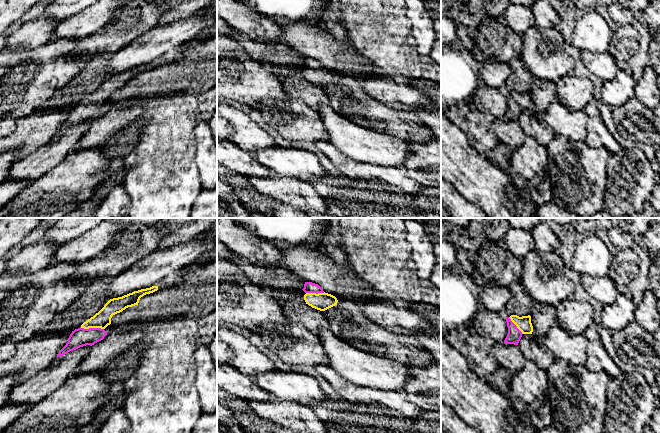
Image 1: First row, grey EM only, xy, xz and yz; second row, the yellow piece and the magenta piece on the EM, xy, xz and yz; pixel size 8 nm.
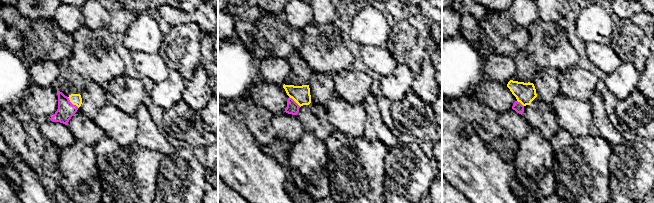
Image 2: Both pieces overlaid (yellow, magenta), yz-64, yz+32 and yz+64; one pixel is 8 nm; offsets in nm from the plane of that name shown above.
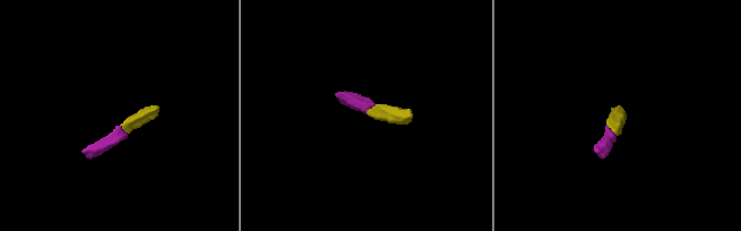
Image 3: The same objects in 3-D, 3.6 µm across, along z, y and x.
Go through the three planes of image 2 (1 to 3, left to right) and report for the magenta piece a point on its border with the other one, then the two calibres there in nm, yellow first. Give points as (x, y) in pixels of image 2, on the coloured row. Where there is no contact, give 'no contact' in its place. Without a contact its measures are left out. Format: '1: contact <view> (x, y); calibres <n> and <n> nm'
1: contact yz-64 (72, 103); calibres 90 and 140 nm
2: contact yz+32 (295, 101); calibres 140 and 100 nm
3: contact yz+64 (520, 102); calibres 170 and 80 nm

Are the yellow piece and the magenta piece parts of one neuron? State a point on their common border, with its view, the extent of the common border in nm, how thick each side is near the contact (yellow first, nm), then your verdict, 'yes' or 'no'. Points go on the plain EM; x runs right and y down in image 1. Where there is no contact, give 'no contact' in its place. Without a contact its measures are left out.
contact xy (92, 103); length 190 nm; calibres 140 and 150 nm; yes

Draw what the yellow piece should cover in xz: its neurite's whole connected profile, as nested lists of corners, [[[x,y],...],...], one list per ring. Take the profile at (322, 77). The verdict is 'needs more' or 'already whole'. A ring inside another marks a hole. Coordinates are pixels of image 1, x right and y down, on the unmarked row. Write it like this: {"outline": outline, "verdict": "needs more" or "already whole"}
{"outline": [[[305,58],[302,66],[306,69],[304,71],[306,80],[312,84],[325,87],[337,81],[337,74],[331,70],[325,69],[318,60]]], "verdict": "needs more"}

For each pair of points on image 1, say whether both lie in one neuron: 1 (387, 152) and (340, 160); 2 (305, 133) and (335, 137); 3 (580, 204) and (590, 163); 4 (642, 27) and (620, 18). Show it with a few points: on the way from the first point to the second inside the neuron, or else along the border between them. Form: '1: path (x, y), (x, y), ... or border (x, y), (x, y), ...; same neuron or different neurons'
1: border (332, 145), (353, 159), (375, 164); different neurons
2: border (319, 114), (325, 127), (328, 141); different neurons
3: path (583, 194), (588, 184), (589, 173); same neuron
4: border (634, 19), (631, 23), (619, 26); different neurons

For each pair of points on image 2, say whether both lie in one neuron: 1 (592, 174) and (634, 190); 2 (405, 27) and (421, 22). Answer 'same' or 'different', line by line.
1: different
2: same

